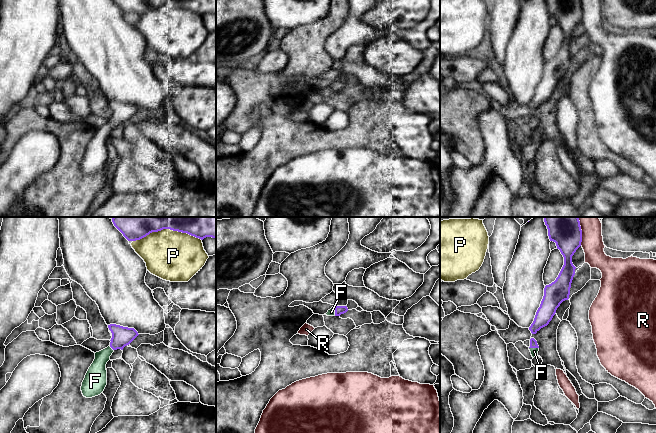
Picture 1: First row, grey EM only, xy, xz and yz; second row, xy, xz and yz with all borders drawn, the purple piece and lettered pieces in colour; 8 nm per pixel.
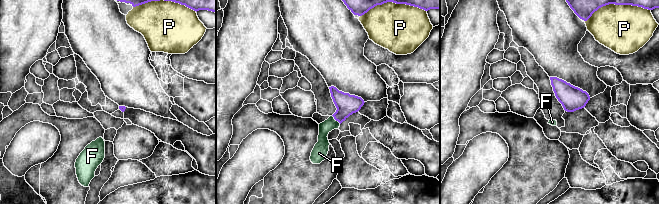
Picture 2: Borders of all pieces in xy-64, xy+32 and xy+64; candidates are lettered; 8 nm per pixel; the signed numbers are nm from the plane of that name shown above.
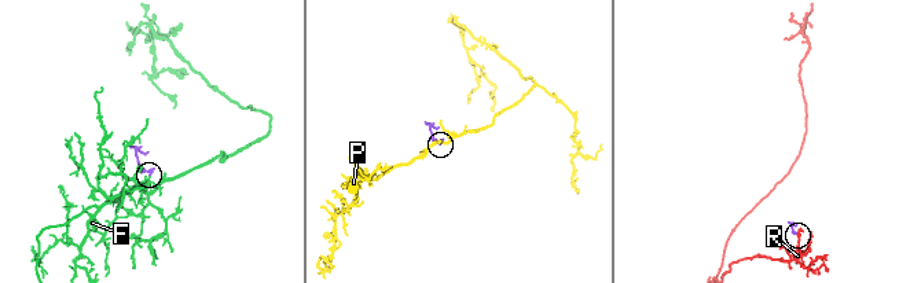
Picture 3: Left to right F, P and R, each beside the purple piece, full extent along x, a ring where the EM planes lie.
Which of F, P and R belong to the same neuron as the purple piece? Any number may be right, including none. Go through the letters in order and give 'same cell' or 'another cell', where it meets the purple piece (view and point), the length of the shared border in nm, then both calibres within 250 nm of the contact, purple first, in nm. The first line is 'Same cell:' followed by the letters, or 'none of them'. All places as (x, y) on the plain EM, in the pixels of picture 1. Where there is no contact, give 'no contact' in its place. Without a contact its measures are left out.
Same cell: F
F: same cell | yz (534, 123) | 80 nm | 60/60 nm
P: another cell | xy (167, 4) | 550 nm | 130/400 nm
R: another cell | yz (581, 11) | 180 nm | 220/180 nm

